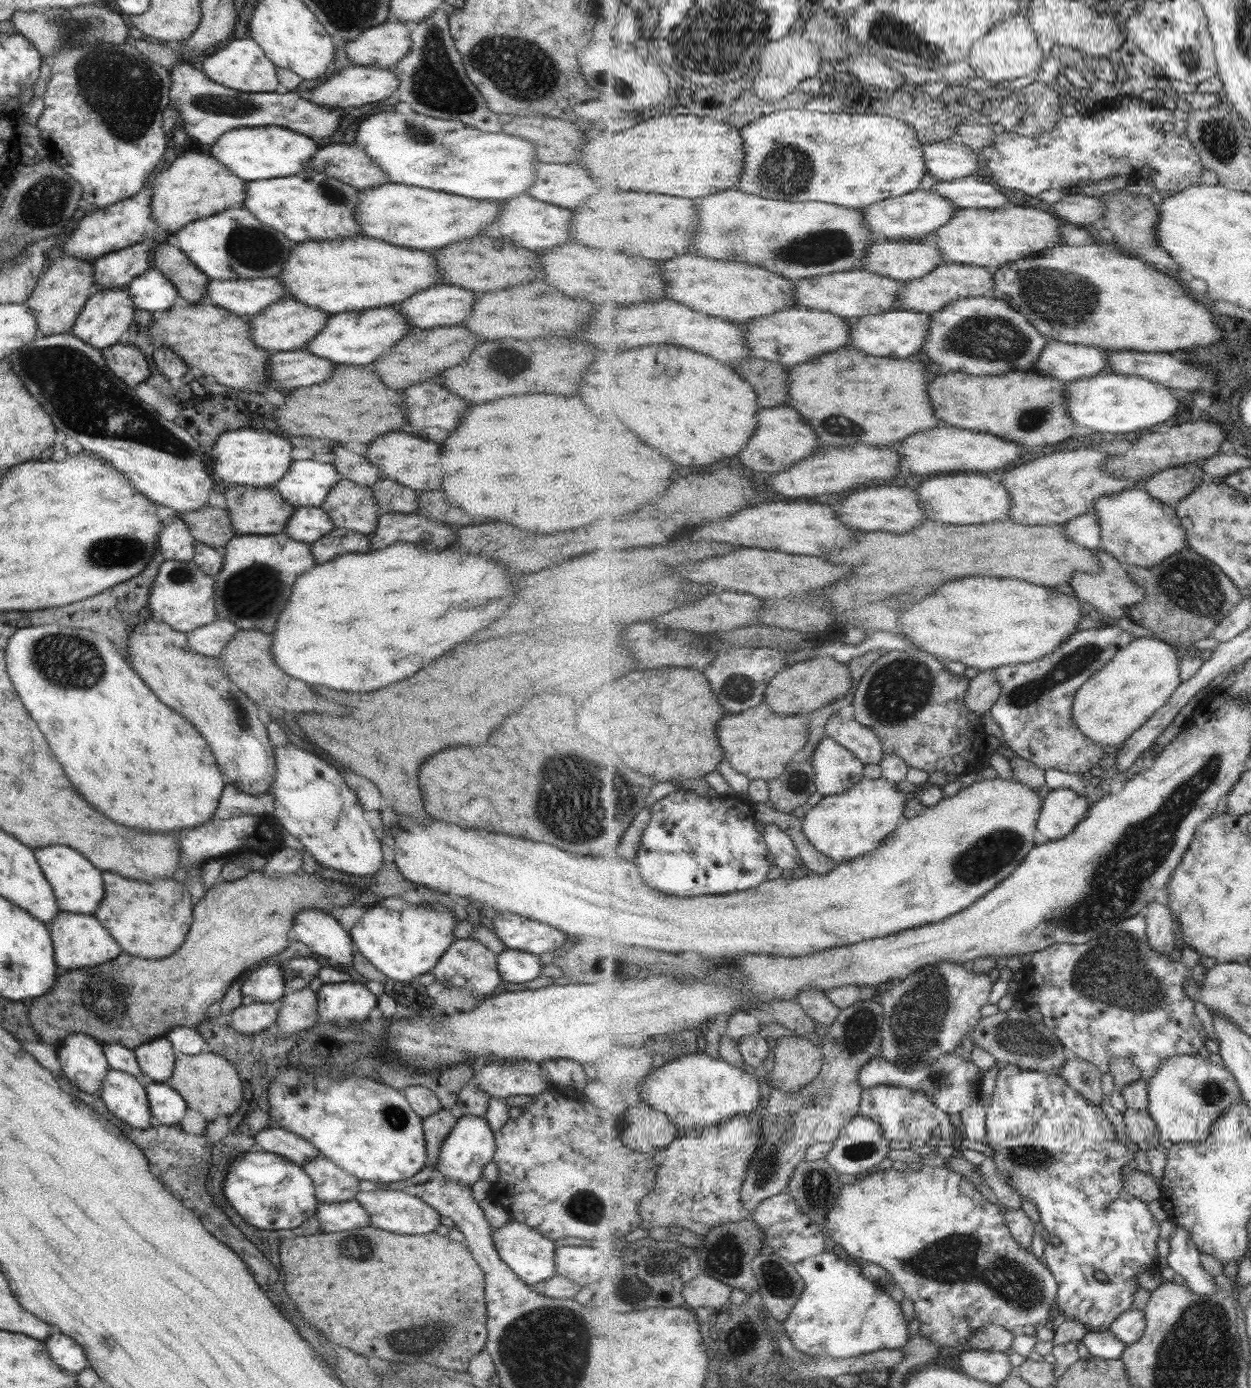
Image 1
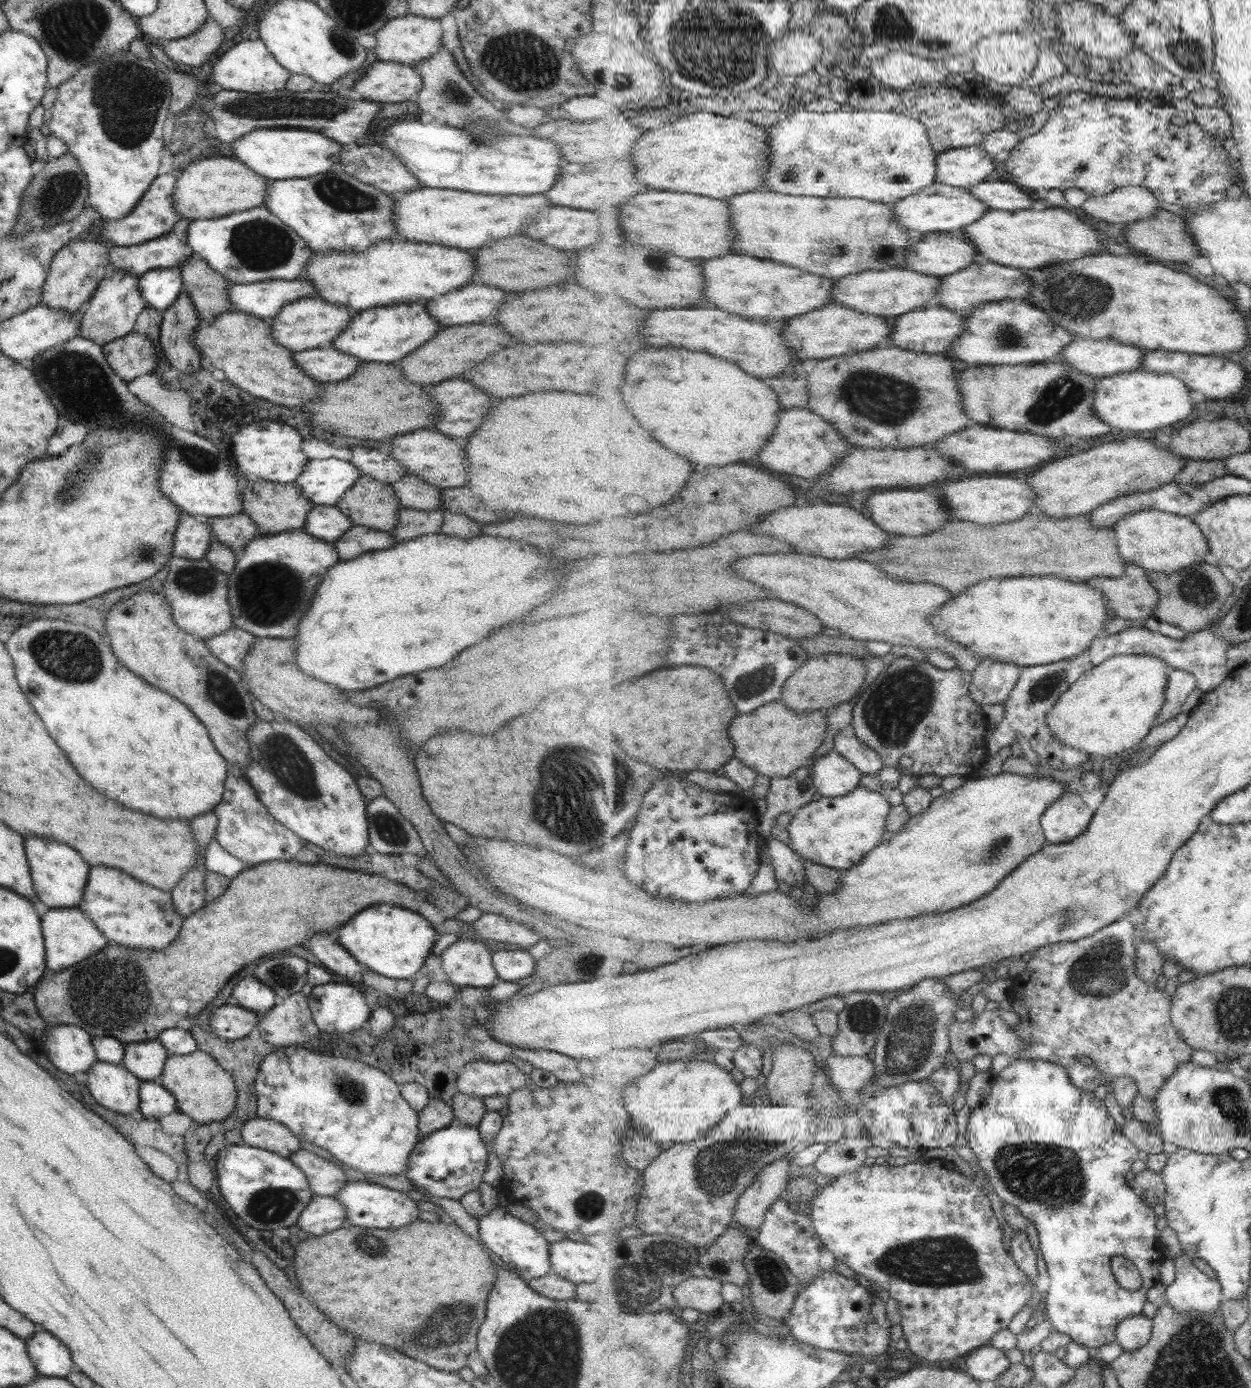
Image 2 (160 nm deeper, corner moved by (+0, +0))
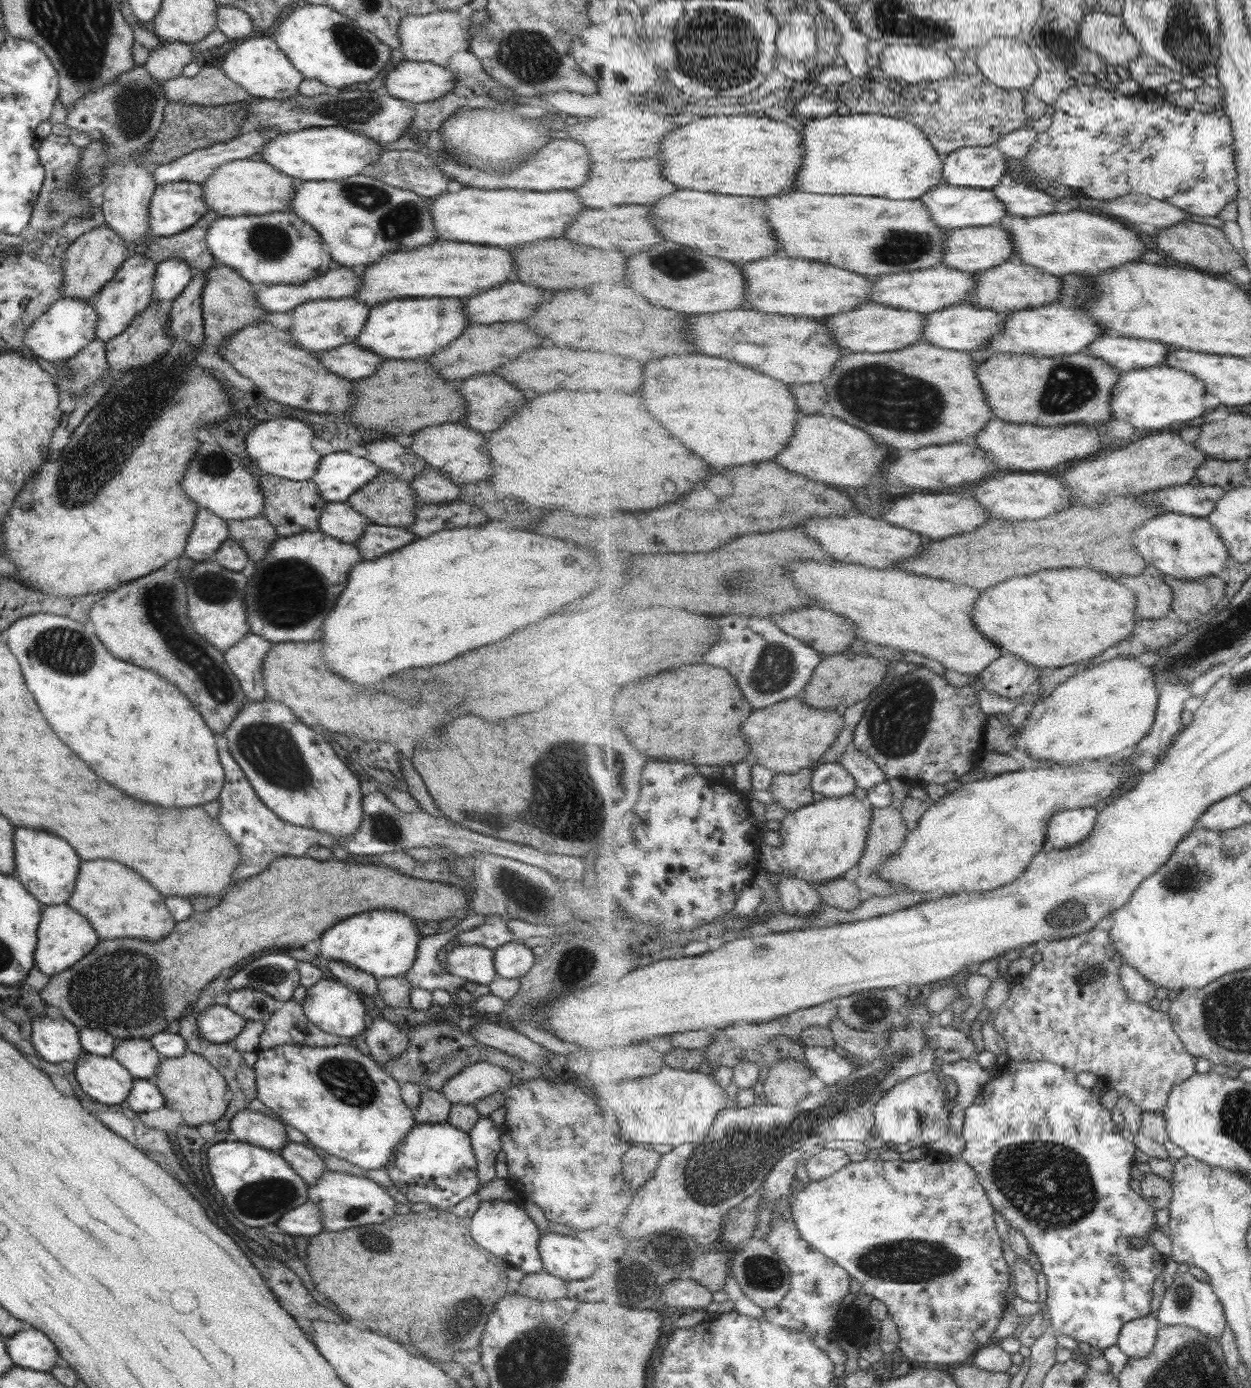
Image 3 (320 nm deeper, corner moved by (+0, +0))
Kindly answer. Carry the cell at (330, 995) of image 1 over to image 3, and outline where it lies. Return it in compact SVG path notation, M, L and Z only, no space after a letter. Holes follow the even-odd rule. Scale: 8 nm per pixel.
M321 978L309 988L306 988L306 993L302 1003L300 1004L305 1018L312 1022L319 1030L327 1032L327 1034L335 1034L335 1036L357 1036L364 1032L365 1008L363 1003L357 997L356 992L345 988L337 981Z

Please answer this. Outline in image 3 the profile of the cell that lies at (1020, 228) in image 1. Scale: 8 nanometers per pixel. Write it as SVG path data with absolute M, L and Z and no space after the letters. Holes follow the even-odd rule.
M1060 210L1031 218L1006 217L999 226L1006 228L1014 242L1014 260L1042 268L1058 277L1066 274L1099 276L1104 270L1141 263L1141 256L1149 251L1133 228L1121 220L1083 210Z

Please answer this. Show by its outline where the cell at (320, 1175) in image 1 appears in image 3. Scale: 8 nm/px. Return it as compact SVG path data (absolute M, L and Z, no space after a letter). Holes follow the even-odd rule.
M288 1141L277 1154L307 1186L312 1185L323 1171L327 1171L322 1158L309 1145Z

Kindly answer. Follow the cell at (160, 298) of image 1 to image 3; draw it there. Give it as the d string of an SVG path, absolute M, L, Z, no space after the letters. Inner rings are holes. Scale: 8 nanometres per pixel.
M169 258L155 267L152 301L172 302L184 290L195 271L183 260Z

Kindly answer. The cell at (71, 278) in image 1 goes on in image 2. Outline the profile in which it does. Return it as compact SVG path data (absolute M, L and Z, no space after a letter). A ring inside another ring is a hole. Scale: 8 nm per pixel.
M79 237L64 244L53 256L51 270L42 286L40 303L52 309L72 313L83 302L89 301L99 281L105 278L105 270L107 270L105 266L109 264L109 258L107 258L109 247L107 243L83 240Z

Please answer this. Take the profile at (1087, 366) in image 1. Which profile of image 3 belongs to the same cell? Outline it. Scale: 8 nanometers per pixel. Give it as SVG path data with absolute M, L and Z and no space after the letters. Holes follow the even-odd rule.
M1108 333L1098 338L1085 352L1106 360L1119 372L1126 373L1143 367L1160 367L1166 364L1169 345L1158 340L1121 337Z

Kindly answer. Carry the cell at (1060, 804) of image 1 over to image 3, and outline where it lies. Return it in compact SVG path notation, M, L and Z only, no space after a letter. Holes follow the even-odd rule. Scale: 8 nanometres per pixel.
M1076 808L1052 816L1044 850L1071 848L1082 843L1094 831L1099 813L1096 808Z

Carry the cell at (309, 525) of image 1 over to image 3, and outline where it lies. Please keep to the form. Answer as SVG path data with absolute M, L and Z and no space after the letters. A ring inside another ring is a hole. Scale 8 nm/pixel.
M343 501L326 503L319 517L318 530L331 538L353 545L369 524L363 515Z

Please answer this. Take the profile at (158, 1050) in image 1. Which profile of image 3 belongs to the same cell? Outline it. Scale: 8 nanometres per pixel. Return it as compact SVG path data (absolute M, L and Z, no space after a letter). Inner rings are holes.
M125 1039L115 1042L110 1054L133 1079L152 1080L161 1061L158 1052L145 1039Z

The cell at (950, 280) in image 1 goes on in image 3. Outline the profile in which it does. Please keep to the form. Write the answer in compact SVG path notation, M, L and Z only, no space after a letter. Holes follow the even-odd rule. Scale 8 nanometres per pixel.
M1010 260L991 270L974 273L973 276L976 278L976 287L970 292L969 303L1003 314L1046 306L1058 302L1062 296L1062 280L1058 276L1019 260Z

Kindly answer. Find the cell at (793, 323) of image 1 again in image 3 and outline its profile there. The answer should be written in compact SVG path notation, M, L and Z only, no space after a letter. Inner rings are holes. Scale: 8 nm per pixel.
M871 301L855 310L840 312L823 320L830 328L830 333L844 348L853 352L891 352L913 346L924 340L926 315L911 309L896 309L891 305Z

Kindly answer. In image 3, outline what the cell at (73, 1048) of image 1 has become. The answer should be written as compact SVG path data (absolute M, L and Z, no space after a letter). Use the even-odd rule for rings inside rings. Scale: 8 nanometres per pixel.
M45 1014L37 1015L30 1018L30 1025L30 1043L41 1059L51 1064L59 1061L67 1061L73 1064L76 1056L83 1052L78 1039L78 1028L62 1016L50 1018Z

